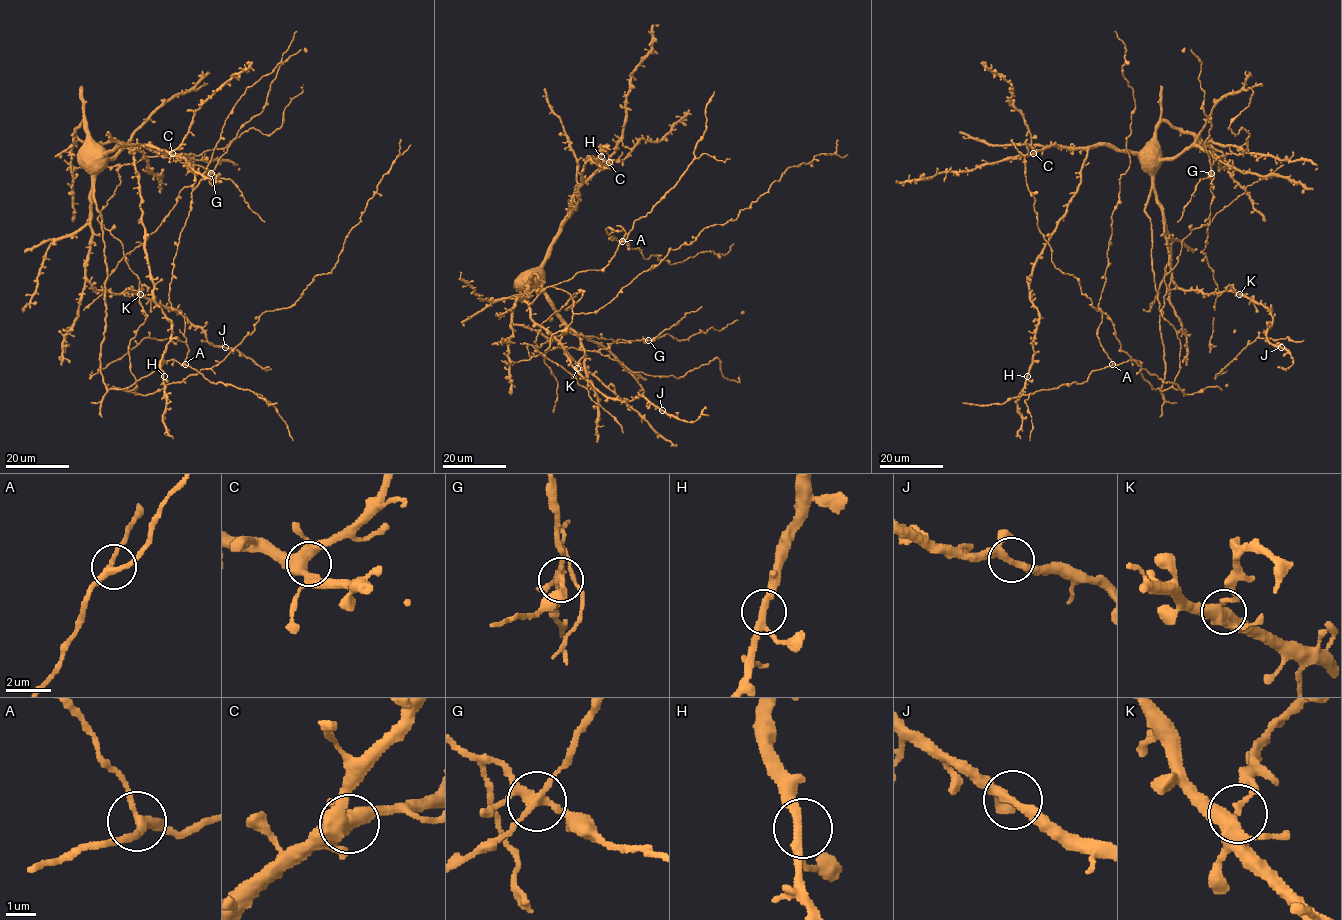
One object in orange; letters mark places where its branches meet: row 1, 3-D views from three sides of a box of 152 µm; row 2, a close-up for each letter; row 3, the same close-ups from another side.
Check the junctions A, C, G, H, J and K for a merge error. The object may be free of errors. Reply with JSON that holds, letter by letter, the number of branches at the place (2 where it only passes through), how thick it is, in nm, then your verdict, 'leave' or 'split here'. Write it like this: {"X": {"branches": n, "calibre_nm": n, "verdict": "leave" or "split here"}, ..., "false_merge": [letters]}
{"A": {"branches": 3, "calibre_nm": 260, "verdict": "leave"}, "C": {"branches": 5, "calibre_nm": 480, "verdict": "leave"}, "G": {"branches": 5, "calibre_nm": 240, "verdict": "split here"}, "H": {"branches": 3, "calibre_nm": 240, "verdict": "leave"}, "J": {"branches": 3, "calibre_nm": 280, "verdict": "leave"}, "K": {"branches": 4, "calibre_nm": 400, "verdict": "leave"}, "false_merge": ["G"]}

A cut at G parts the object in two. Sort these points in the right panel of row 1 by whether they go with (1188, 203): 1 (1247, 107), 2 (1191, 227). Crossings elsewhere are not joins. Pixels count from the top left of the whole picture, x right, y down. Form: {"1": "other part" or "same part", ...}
{"1": "same part", "2": "other part"}

